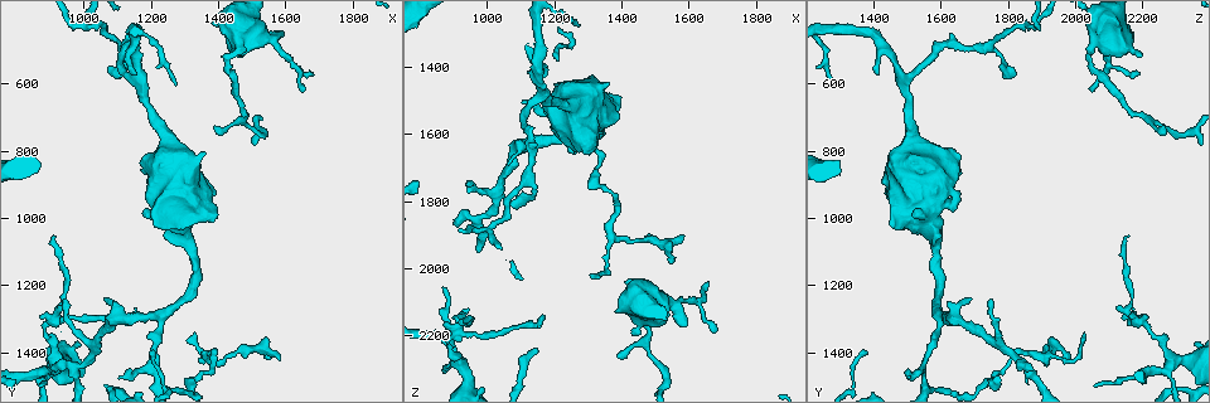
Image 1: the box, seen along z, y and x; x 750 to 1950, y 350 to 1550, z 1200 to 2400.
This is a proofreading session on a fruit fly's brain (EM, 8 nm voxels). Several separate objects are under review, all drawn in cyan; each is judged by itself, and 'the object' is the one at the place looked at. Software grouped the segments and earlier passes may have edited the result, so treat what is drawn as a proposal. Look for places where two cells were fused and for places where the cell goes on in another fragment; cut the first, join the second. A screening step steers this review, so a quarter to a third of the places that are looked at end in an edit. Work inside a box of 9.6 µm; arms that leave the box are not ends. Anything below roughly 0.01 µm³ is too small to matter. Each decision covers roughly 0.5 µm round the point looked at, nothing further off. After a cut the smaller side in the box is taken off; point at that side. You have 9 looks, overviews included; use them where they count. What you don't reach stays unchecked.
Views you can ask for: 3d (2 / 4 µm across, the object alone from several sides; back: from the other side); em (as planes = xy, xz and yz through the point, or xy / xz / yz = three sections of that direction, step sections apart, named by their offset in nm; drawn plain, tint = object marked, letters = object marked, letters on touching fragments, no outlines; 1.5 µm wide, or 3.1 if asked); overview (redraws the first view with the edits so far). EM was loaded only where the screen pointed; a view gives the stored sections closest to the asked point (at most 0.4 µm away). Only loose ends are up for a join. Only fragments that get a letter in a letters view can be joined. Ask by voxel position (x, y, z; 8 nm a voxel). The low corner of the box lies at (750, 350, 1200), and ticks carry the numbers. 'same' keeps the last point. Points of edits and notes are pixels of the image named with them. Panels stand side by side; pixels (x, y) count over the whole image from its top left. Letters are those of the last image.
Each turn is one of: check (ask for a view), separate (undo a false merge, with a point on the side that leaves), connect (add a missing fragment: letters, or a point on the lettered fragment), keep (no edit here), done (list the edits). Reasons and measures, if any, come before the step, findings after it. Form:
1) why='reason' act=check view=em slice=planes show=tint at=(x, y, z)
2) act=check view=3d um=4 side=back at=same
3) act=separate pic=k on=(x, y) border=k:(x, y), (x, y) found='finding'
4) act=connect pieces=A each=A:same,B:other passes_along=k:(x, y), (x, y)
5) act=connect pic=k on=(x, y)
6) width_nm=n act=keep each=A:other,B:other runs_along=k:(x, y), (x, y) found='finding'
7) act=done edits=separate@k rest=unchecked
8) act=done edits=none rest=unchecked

why='three-way junction' act=check view=3d um=2 at=(1020, 430, 1880)

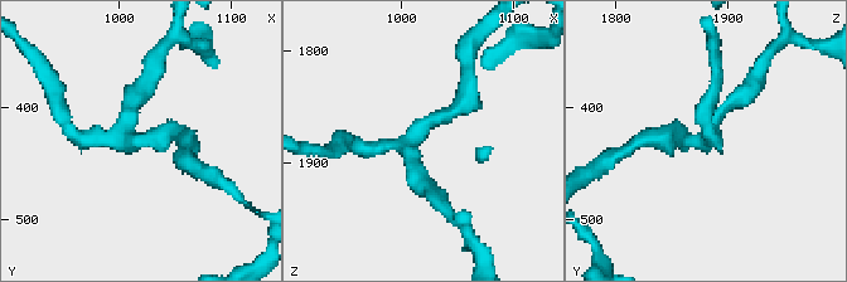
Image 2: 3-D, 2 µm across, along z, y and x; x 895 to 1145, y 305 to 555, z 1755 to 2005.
arms=3 act=check view=em slice=planes show=letters at=(1010, 432, 1876)

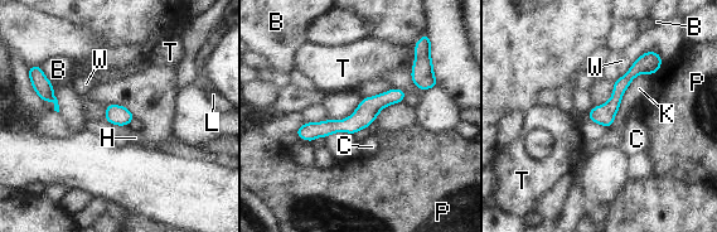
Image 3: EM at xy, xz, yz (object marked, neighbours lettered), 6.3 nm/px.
act=keep each=B:other,C:other,H:other,K:other,L:other,P:other,T:other,W:other border=3:(367, 127), (359, 129), (353, 134) found='continuous, no second cell'

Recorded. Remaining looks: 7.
why='free end' act=check view=em slice=planes show=letters at=(1430, 510, 2190)

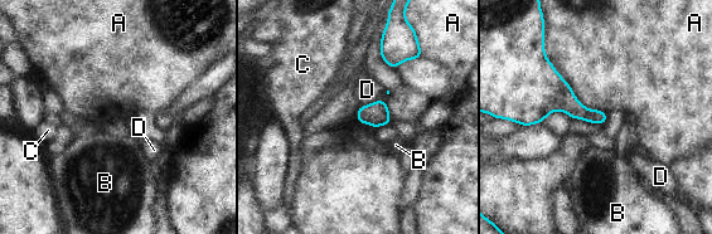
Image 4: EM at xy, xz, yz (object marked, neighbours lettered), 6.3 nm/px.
width_nm=160 act=keep each=A:other,B:other,C:other,D:other border=4:(546, 55), (585, 106), (608, 115) found='none of them fits'

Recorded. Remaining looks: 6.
why='free end' act=check view=3d um=2 at=(1330, 1340, 2020)

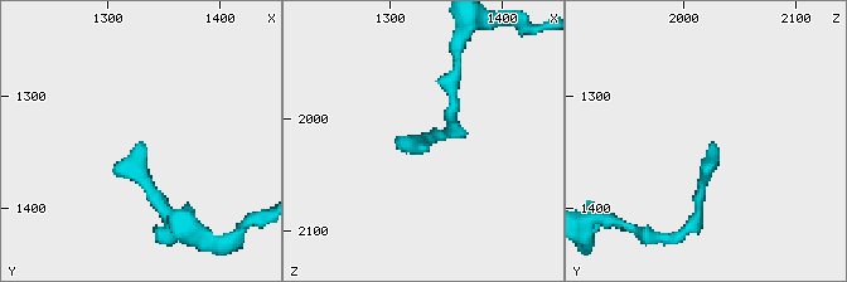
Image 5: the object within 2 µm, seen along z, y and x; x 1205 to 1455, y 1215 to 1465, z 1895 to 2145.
act=check view=em slice=yz step=4 show=tint at=(1334, 1344, 2024)

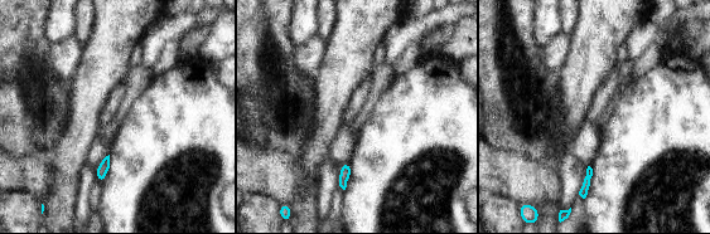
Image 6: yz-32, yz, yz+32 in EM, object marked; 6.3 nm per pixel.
why='another direction' act=check view=em slice=planes show=letters at=same

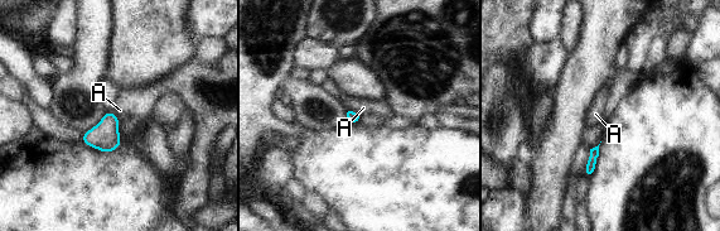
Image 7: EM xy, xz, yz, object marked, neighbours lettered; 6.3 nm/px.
act=keep each=A:other border=7:(111, 110), (120, 120) found='no lettered fragment goes on from it'

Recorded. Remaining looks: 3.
why='arms part here' act=check view=3d um=2 at=(1190, 1450, 1540)

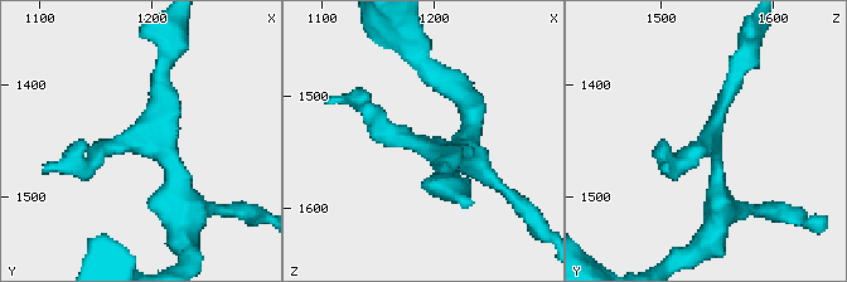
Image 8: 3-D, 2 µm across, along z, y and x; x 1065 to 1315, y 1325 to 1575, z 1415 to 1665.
act=check view=em slice=planes show=tint at=(1190, 1444, 1546)

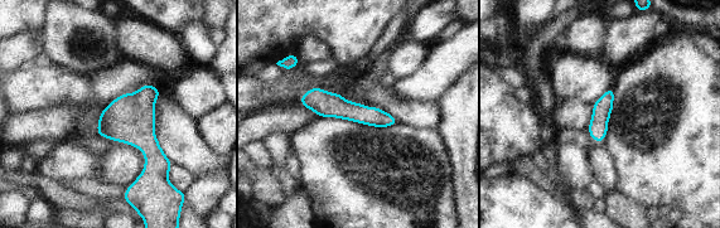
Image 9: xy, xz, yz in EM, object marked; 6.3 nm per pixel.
act=check view=em slice=planes show=letters at=same

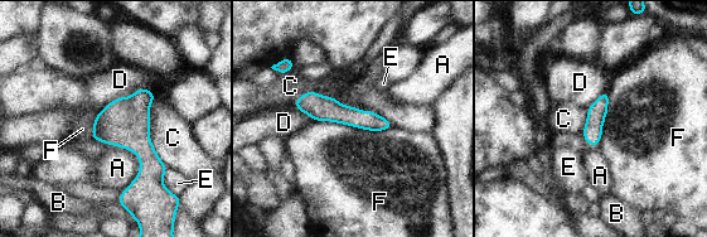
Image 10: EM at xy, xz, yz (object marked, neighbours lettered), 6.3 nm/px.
width_nm=130 act=keep each=A:other,B:other,C:other,D:other,E:other,F:other runs_along=10:(299, 102), (387, 125) found='continuous, no second cell'

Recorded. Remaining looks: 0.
act=done edits=none rest=unchecked

